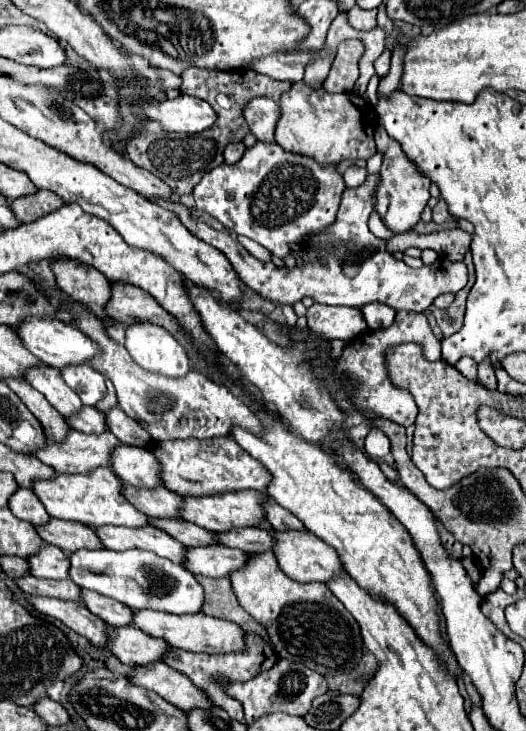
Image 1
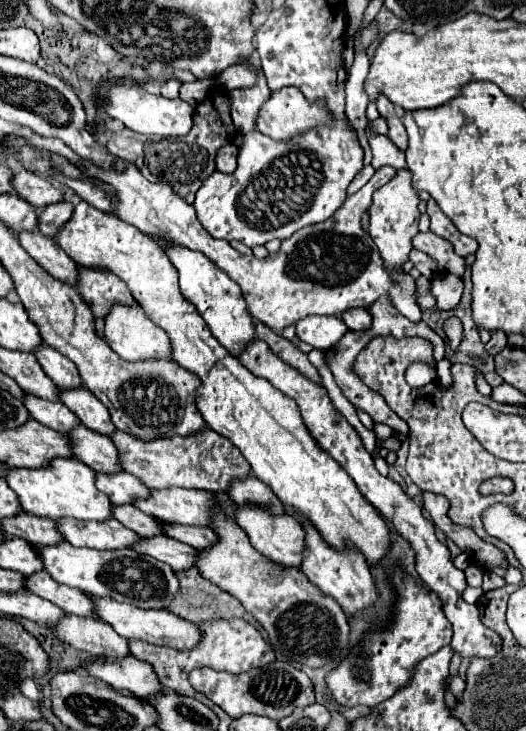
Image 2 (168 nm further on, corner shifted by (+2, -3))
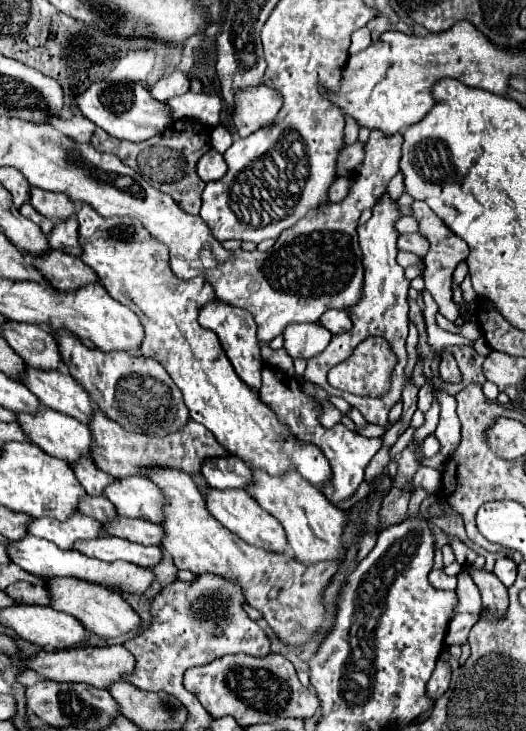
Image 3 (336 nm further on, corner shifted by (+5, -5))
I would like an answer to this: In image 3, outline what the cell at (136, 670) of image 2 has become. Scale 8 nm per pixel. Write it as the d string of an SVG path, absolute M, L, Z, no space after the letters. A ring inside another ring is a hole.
M122 645L108 647L74 647L64 651L40 651L38 655L24 659L24 667L32 669L40 677L46 677L56 683L86 683L92 687L106 689L112 681L120 681L130 667L134 667L134 657Z

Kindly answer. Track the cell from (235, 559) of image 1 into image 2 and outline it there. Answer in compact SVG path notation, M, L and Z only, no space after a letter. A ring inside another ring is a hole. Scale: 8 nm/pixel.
M149 537L149 539L143 539L141 545L137 545L135 549L139 549L139 553L145 553L149 557L155 557L171 565L173 571L185 571L189 567L195 567L201 551L181 541L175 541L171 537Z

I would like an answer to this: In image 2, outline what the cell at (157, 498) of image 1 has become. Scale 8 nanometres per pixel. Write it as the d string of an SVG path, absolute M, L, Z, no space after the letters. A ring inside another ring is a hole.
M121 471L115 475L105 475L105 473L97 473L97 489L103 491L113 505L125 505L125 503L133 503L139 501L141 497L149 497L151 491L145 483L137 481L137 477Z

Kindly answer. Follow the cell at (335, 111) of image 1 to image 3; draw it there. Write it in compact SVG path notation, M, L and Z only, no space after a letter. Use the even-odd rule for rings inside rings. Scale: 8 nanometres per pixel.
M260 83L256 87L238 89L234 95L234 111L232 111L232 127L240 137L248 137L258 127L274 121L282 107L280 93L272 87Z

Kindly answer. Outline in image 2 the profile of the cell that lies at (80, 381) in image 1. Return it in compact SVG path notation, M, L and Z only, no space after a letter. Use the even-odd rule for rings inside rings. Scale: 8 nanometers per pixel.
M45 345L45 349L41 349L41 353L35 353L35 357L57 387L61 387L61 389L79 389L79 385L85 387L75 363L71 359L67 359L65 355L61 355L59 351L55 351L53 347Z

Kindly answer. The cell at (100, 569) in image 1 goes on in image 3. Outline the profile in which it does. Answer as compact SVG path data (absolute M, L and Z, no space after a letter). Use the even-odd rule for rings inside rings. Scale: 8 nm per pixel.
M24 535L18 541L10 541L6 545L6 553L10 561L20 565L24 571L36 575L36 577L78 577L86 581L94 581L100 585L106 585L114 591L128 591L128 593L142 593L150 583L154 581L152 571L146 567L138 567L134 563L102 563L98 559L90 559L78 551L62 551L54 547L54 543L46 543L46 539L38 539L34 535Z

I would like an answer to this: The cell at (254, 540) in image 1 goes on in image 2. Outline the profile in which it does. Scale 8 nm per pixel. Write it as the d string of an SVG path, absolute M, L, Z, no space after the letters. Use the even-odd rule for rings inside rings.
M165 525L165 535L183 541L195 549L209 549L219 539L211 527L185 527L185 525Z

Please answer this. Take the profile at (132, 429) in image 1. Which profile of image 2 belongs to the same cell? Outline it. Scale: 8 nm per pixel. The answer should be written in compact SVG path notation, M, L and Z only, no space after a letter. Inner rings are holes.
M85 387L73 391L61 389L61 403L67 405L85 427L103 435L113 435L117 431L107 407Z

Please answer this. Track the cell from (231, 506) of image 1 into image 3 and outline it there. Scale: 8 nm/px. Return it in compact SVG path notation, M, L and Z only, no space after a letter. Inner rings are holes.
M146 477L116 479L104 489L104 497L110 499L118 515L138 517L152 523L162 521L162 491L148 483Z

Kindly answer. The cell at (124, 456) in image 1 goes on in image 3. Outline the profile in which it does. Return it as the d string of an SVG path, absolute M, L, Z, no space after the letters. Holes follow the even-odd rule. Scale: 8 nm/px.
M40 405L40 409L36 413L16 413L16 421L18 421L20 429L28 435L28 439L52 457L64 459L68 463L72 463L74 459L80 459L80 457L90 457L90 429L74 417L62 415L60 411Z

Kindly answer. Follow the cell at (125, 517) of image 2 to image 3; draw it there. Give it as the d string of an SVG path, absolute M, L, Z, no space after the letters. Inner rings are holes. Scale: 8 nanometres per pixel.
M84 495L76 507L78 513L86 515L86 517L92 517L96 521L102 521L102 519L114 519L116 511L114 507L110 507L110 501L100 495L100 497L90 497L90 495Z

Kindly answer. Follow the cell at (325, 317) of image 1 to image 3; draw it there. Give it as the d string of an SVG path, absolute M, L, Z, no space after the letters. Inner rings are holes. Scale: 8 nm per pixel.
M294 323L288 325L282 333L284 337L284 349L292 359L310 359L328 347L332 335L324 329L318 327L318 323Z

